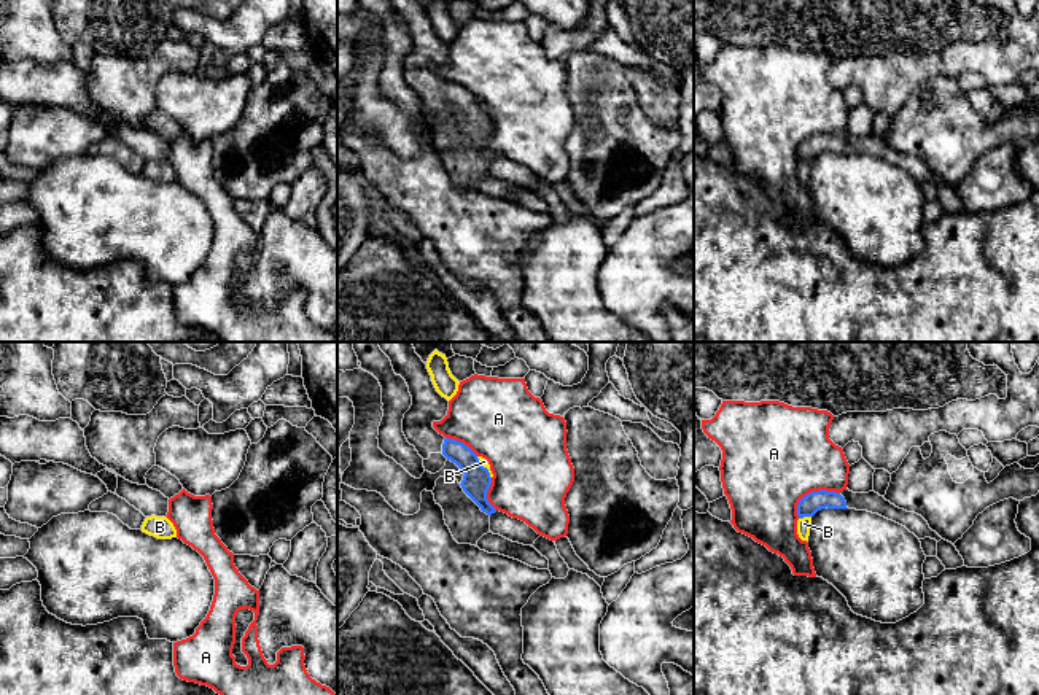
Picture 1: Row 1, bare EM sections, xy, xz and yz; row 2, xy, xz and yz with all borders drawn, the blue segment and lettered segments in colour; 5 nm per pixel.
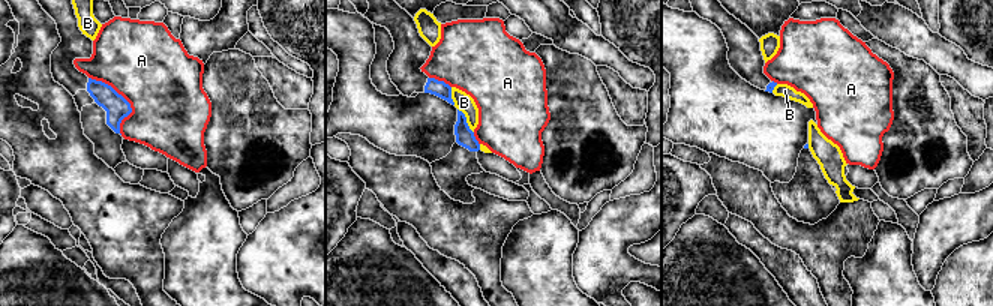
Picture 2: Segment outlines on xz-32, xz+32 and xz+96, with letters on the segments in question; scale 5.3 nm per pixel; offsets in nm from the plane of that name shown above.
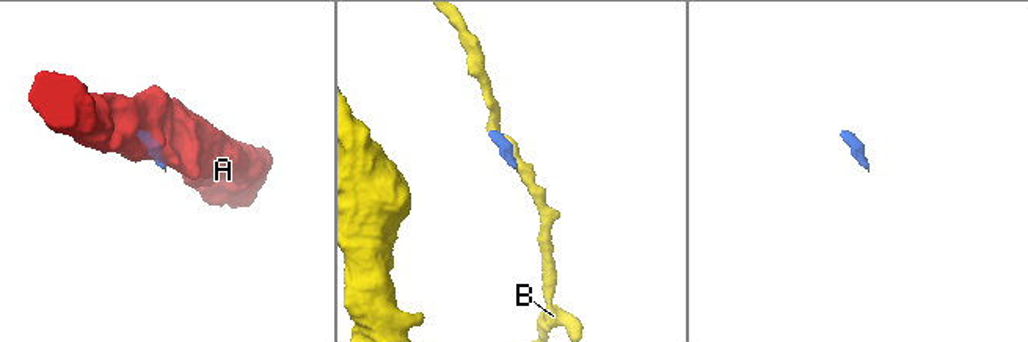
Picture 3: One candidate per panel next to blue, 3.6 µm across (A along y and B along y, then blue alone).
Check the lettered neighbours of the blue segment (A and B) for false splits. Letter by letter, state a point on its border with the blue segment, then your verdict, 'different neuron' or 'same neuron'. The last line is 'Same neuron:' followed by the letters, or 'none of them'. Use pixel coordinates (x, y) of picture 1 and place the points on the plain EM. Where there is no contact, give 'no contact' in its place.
A: contact yz (812, 135); different neuron
B: contact yz (804, 159); different neuron
Same neuron: none of them

